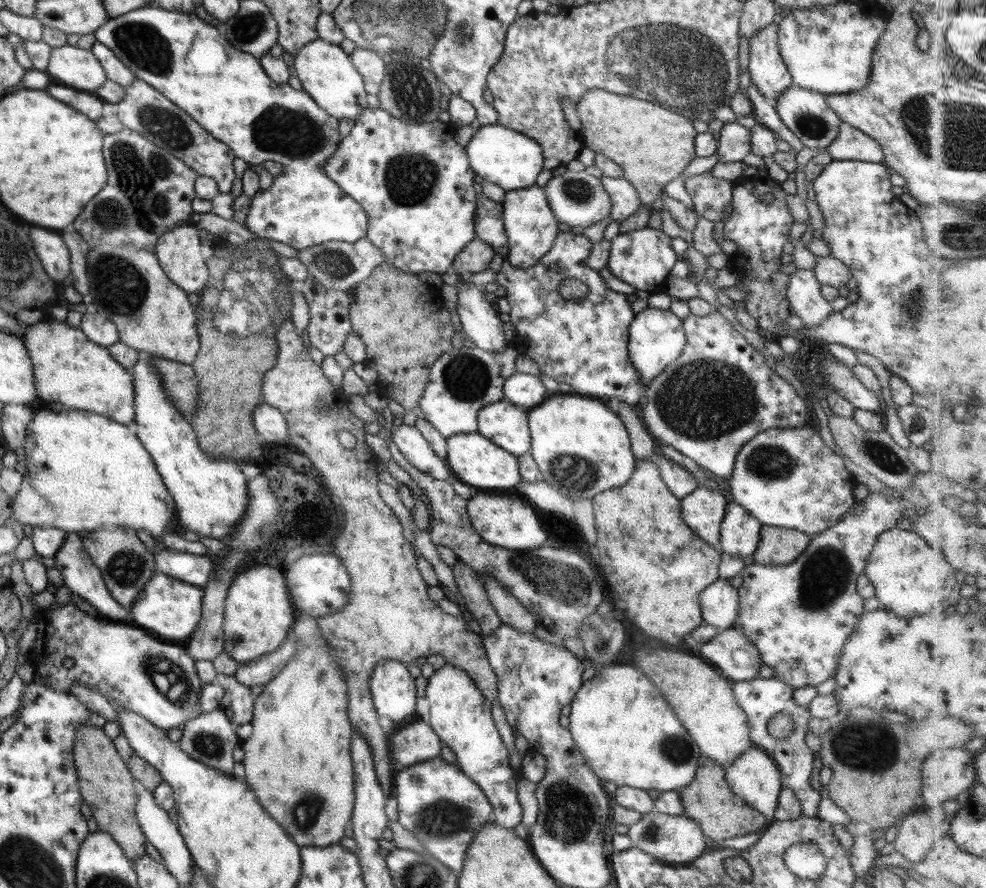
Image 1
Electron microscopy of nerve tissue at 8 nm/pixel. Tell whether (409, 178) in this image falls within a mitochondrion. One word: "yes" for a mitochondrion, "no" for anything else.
yes

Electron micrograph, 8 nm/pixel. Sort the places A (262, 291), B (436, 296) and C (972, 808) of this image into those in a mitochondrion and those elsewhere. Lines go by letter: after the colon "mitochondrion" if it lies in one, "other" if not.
A: mitochondrion
B: other
C: other

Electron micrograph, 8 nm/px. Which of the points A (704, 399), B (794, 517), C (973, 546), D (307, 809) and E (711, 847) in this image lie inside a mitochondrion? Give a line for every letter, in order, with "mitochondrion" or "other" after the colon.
A: mitochondrion
B: other
C: mitochondrion
D: mitochondrion
E: other

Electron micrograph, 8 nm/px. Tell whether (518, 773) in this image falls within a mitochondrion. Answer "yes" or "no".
no

